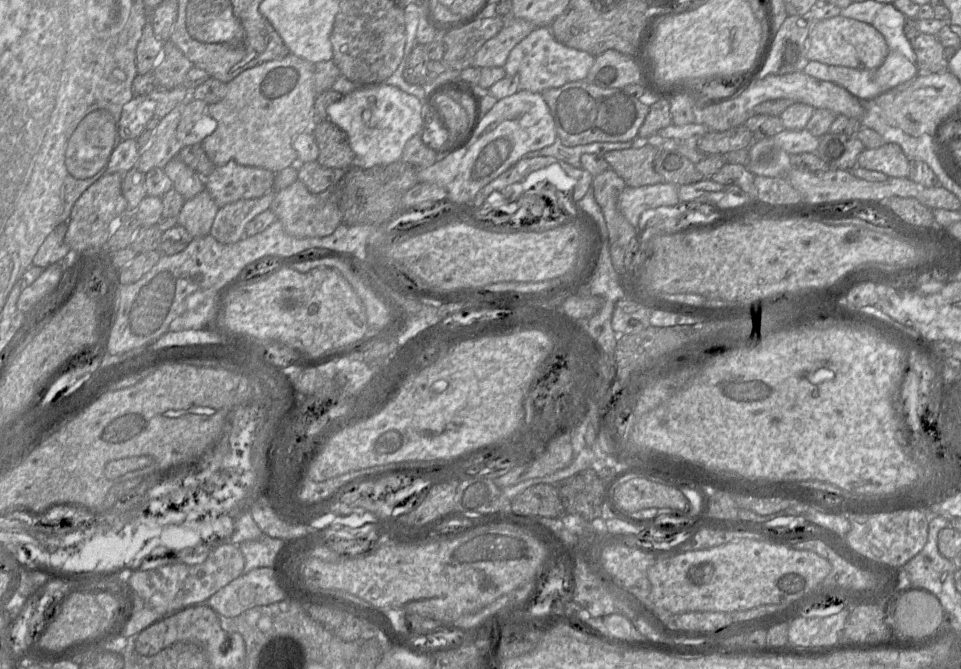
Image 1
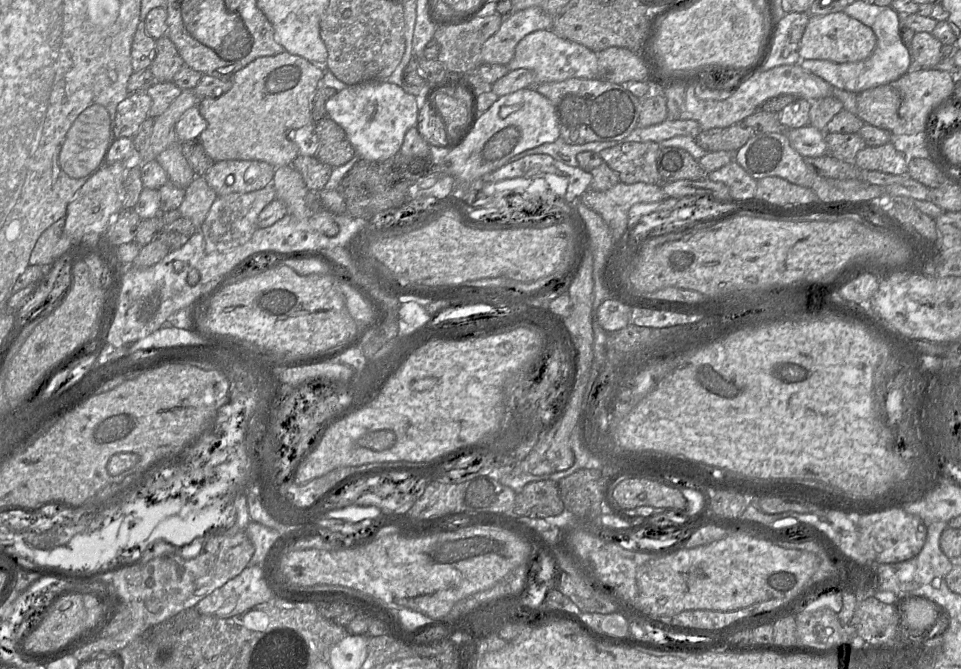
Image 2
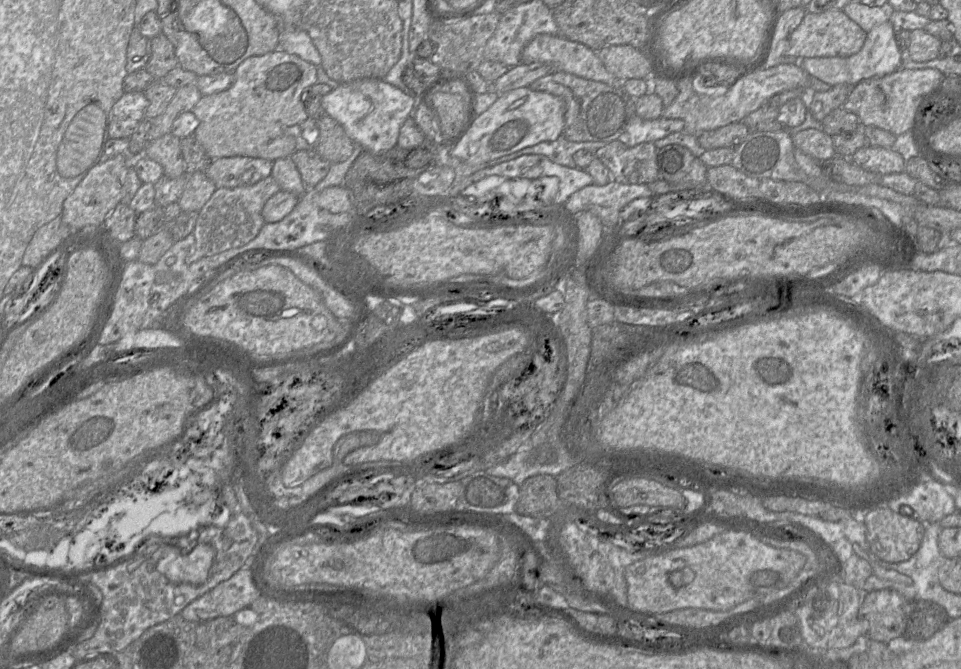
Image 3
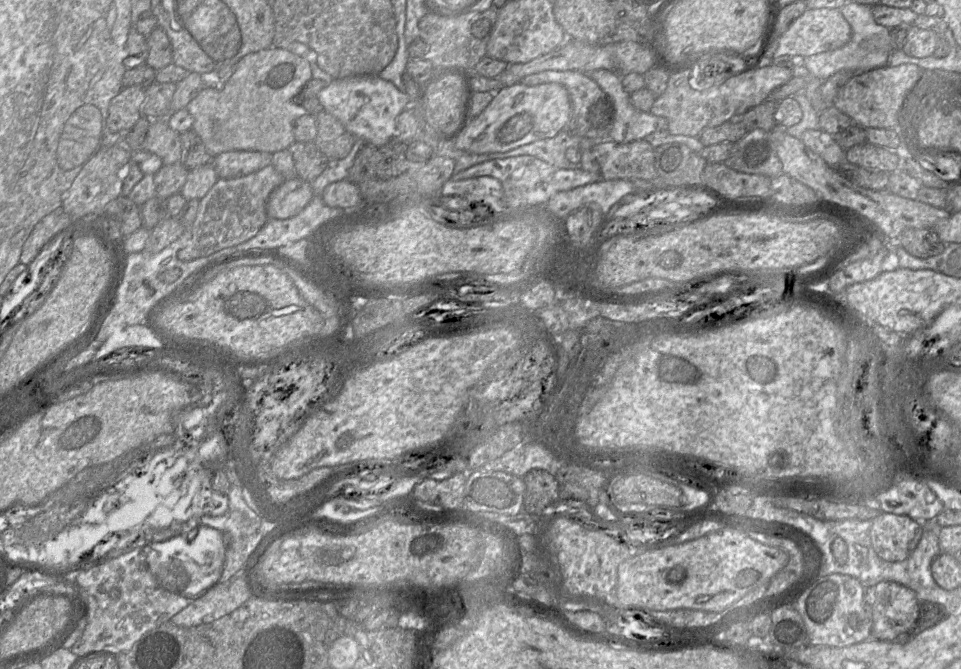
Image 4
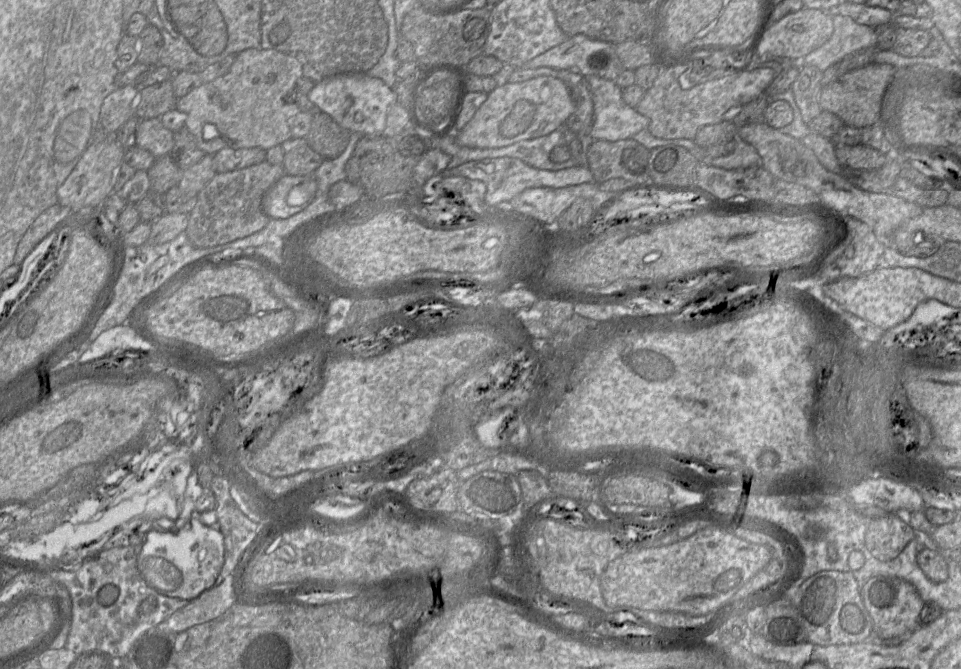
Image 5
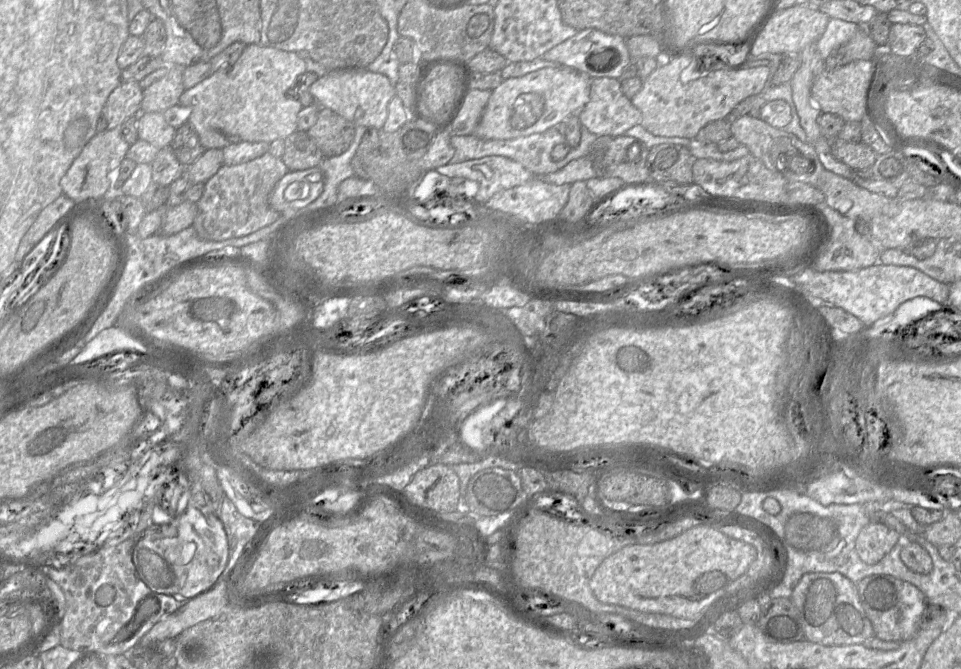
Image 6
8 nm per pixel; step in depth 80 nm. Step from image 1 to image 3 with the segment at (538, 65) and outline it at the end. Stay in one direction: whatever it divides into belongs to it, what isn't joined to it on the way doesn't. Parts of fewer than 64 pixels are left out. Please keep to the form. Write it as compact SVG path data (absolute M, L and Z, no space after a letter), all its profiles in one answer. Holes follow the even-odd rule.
M539 34L523 48L520 64L531 64L533 62L543 62L549 64L555 70L571 73L585 79L603 82L609 86L619 86L622 83L606 69L600 53L582 43L571 41L559 34Z

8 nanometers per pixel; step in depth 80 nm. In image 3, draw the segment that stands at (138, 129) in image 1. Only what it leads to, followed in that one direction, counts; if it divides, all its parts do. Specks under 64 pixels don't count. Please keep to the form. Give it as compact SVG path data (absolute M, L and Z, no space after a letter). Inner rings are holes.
M124 92L111 110L109 138L129 138L145 118L147 105L144 92Z

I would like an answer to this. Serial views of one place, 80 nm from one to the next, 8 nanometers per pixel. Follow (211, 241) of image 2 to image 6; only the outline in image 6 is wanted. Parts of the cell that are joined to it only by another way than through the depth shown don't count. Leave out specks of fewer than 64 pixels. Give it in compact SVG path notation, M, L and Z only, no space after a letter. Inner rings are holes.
M269 152L238 165L222 165L204 184L204 191L196 203L197 215L192 226L199 238L223 241L249 235L275 222L280 213L269 205L269 196L289 169L281 158Z

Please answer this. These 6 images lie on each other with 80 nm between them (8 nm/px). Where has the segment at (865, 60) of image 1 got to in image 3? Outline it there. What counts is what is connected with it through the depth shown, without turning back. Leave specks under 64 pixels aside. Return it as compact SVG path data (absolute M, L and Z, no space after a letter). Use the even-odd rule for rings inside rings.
M827 10L820 13L806 12L800 25L790 36L787 57L849 57L862 49L866 37L867 33L843 10Z

